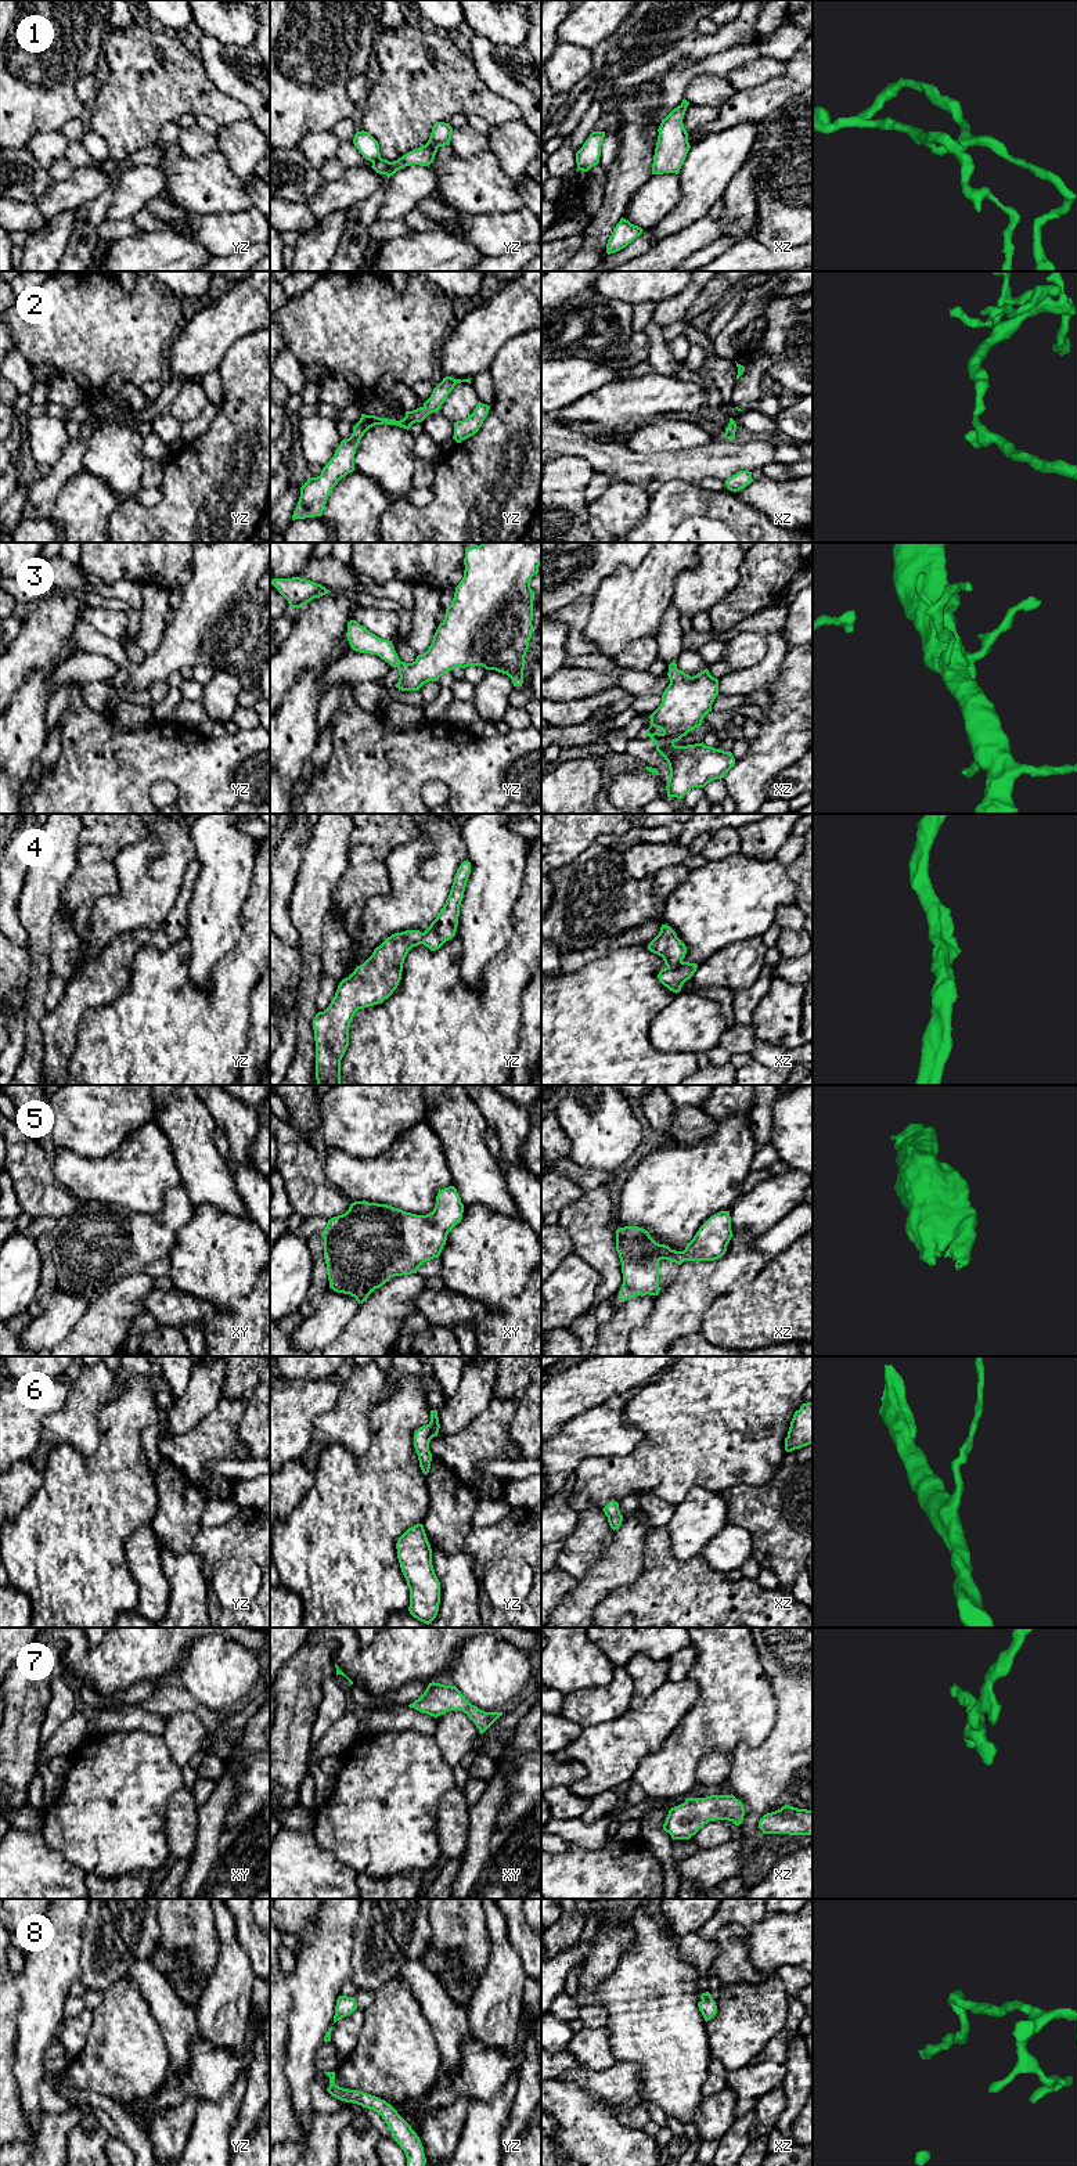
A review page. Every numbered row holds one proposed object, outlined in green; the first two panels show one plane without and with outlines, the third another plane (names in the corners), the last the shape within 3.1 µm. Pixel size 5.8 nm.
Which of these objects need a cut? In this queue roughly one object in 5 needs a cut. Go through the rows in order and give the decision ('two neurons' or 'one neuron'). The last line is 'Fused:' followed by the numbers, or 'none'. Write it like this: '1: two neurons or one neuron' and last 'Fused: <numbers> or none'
1: two neurons
2: one neuron
3: one neuron
4: one neuron
5: one neuron
6: one neuron
7: one neuron
8: one neuron
Fused: 1

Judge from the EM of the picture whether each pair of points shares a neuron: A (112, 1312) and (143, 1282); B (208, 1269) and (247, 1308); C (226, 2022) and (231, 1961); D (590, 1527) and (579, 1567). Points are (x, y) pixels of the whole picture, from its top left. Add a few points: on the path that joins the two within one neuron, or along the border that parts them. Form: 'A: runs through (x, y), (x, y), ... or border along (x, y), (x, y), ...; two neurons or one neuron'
A: runs through (119, 1305), (136, 1289); one neuron
B: border along (255, 1283), (233, 1308); two neurons
C: runs through (226, 2007), (231, 1977); one neuron
D: runs through (590, 1536), (579, 1557); one neuron

